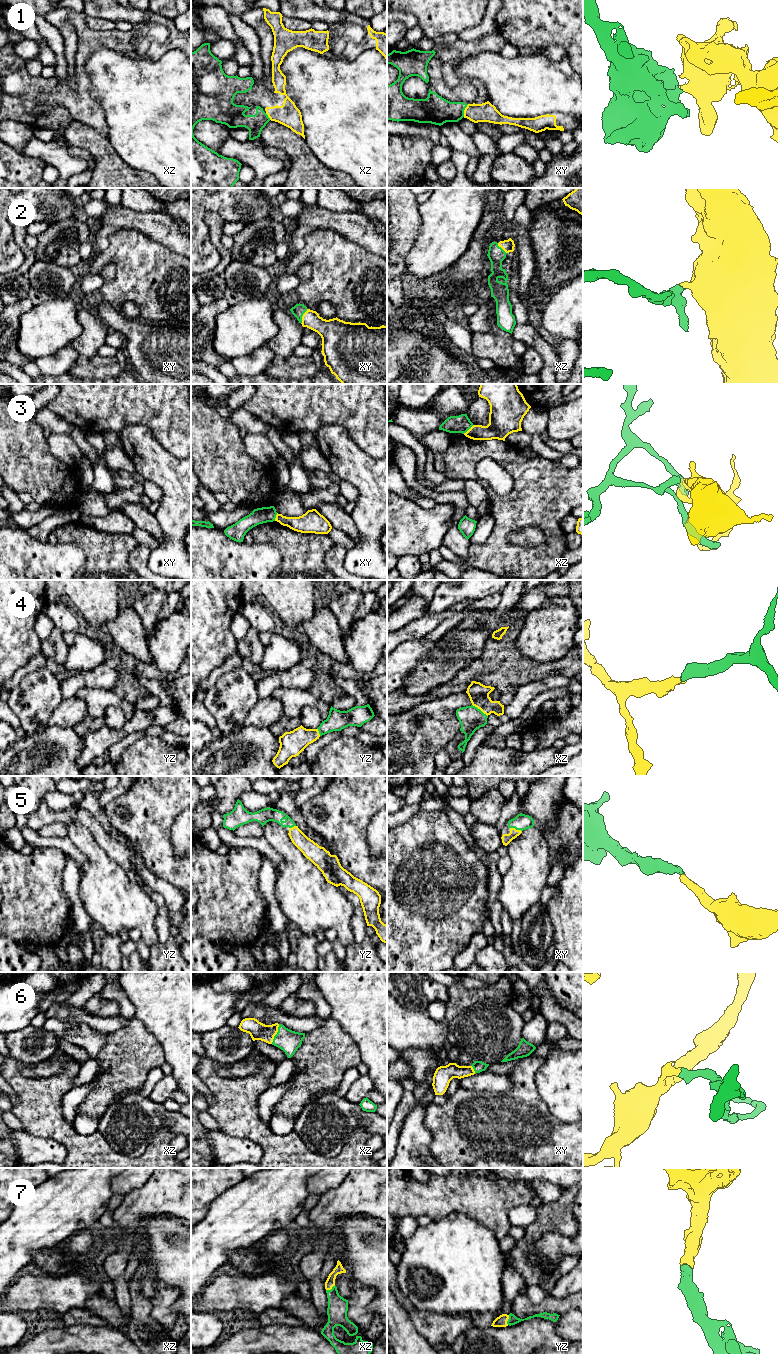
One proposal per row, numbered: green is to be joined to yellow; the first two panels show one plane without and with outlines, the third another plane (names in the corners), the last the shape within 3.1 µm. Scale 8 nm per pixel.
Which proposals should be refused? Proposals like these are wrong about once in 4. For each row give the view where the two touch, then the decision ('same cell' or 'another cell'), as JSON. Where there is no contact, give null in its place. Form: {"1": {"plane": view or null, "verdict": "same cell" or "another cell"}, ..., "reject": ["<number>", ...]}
{"1": {"plane": "xy", "verdict": "another cell"}, "2": {"plane": "xy", "verdict": "same cell"}, "3": {"plane": "xz", "verdict": "another cell"}, "4": {"plane": "xz", "verdict": "same cell"}, "5": {"plane": "xy", "verdict": "same cell"}, "6": {"plane": "xz", "verdict": "same cell"}, "7": {"plane": "xz", "verdict": "same cell"}, "reject": ["1", "3"]}

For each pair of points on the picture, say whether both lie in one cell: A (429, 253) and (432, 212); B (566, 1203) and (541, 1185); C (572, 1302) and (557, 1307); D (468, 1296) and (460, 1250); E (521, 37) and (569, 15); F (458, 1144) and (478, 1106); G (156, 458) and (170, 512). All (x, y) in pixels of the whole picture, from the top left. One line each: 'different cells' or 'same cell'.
A: same cell
B: different cells
C: same cell
D: same cell
E: same cell
F: same cell
G: same cell

